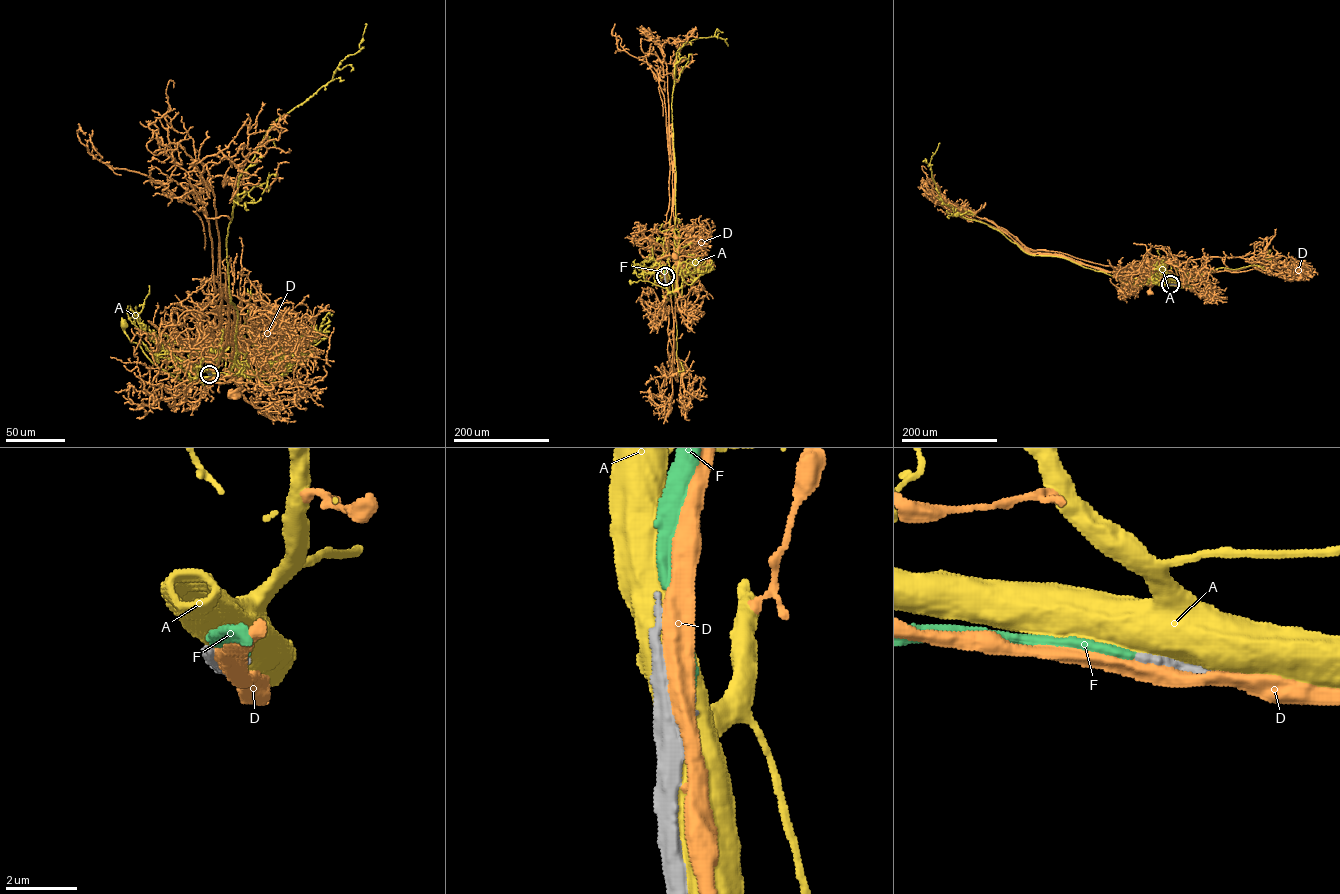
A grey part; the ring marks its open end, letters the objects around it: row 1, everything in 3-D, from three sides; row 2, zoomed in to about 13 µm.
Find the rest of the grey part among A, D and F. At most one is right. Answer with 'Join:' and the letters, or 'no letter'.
Join: F

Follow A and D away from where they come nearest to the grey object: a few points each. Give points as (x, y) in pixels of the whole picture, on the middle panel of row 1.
A: (664, 276), (666, 288), (647, 281), (630, 284), (630, 281)
D: (664, 276), (667, 269), (661, 265), (659, 272), (660, 262), (657, 259), (674, 257)

